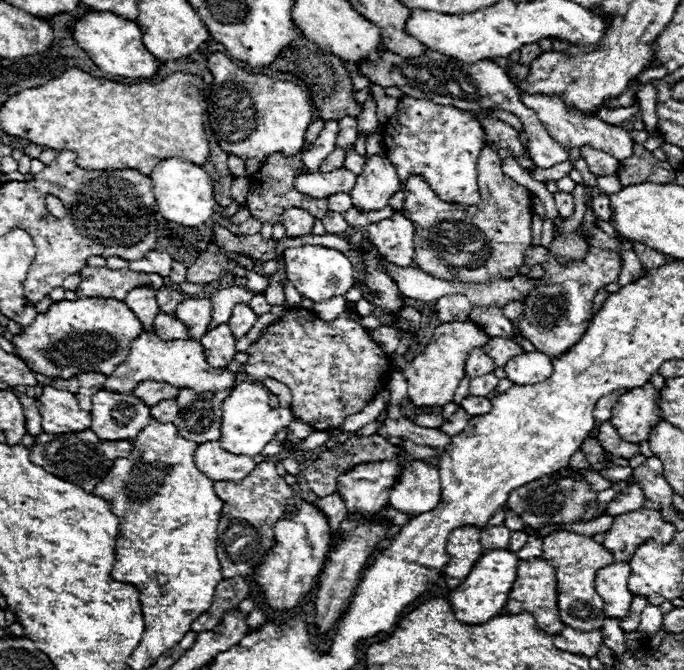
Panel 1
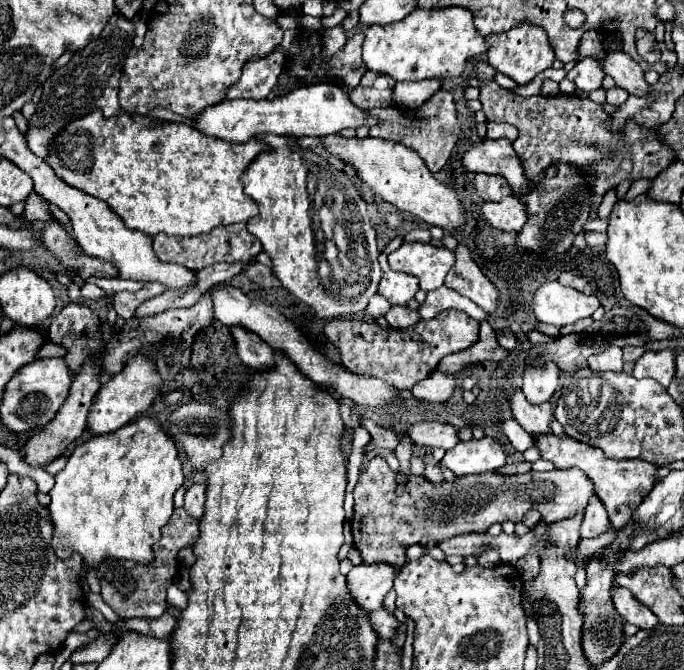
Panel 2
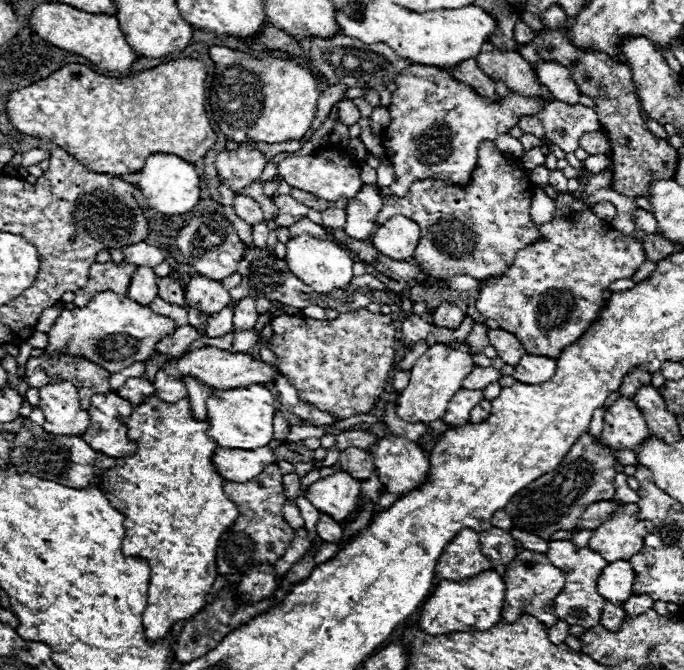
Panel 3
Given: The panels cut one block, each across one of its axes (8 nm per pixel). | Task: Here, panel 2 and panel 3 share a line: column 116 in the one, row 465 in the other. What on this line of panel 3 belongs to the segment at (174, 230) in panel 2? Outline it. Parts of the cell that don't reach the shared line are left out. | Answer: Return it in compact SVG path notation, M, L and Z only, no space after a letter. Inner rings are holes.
M156 394L146 398L146 402L134 406L134 418L130 420L130 438L136 440L138 450L126 458L118 458L116 466L104 472L104 478L98 486L110 504L126 516L122 552L126 552L126 556L140 556L150 564L152 576L144 610L144 630L150 640L164 638L174 622L190 618L190 614L202 610L206 604L206 594L218 576L218 538L234 524L238 516L238 506L226 498L222 490L224 478L218 474L212 462L218 444L206 434L208 426L208 420L196 420L192 416L188 398L182 398L174 404L162 402Z

